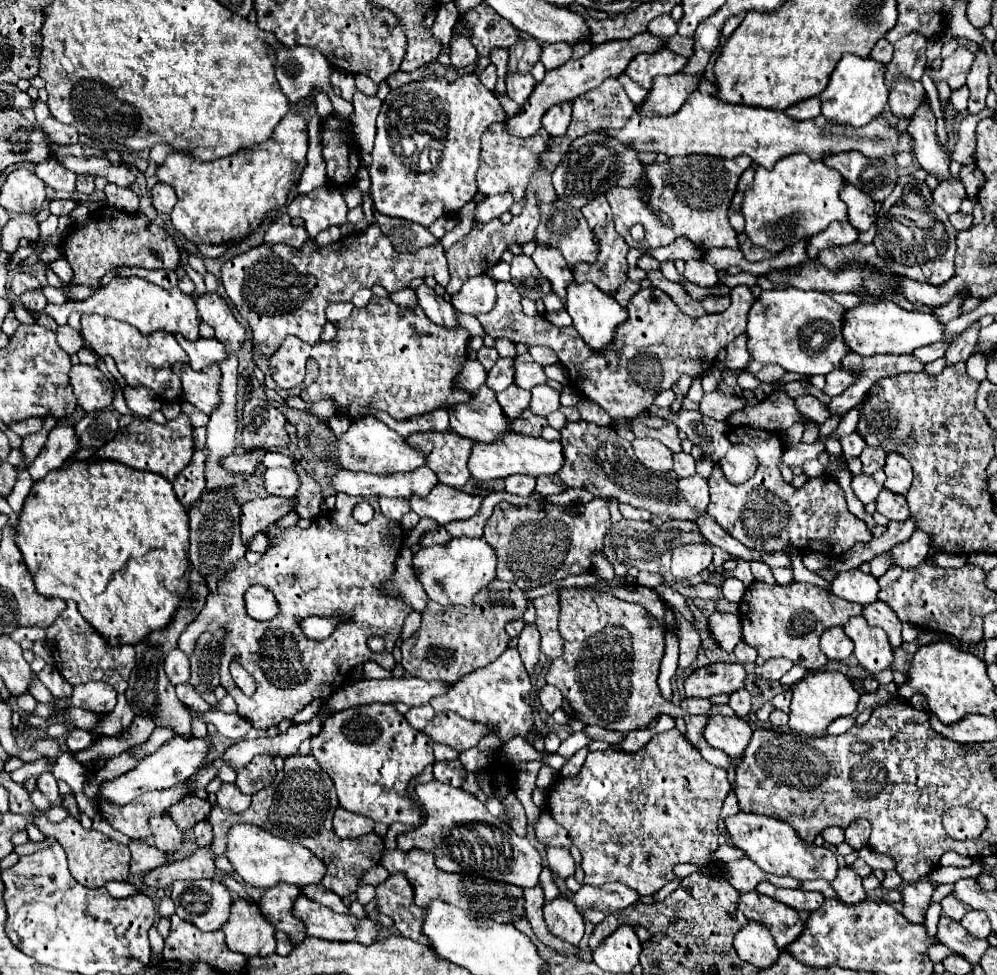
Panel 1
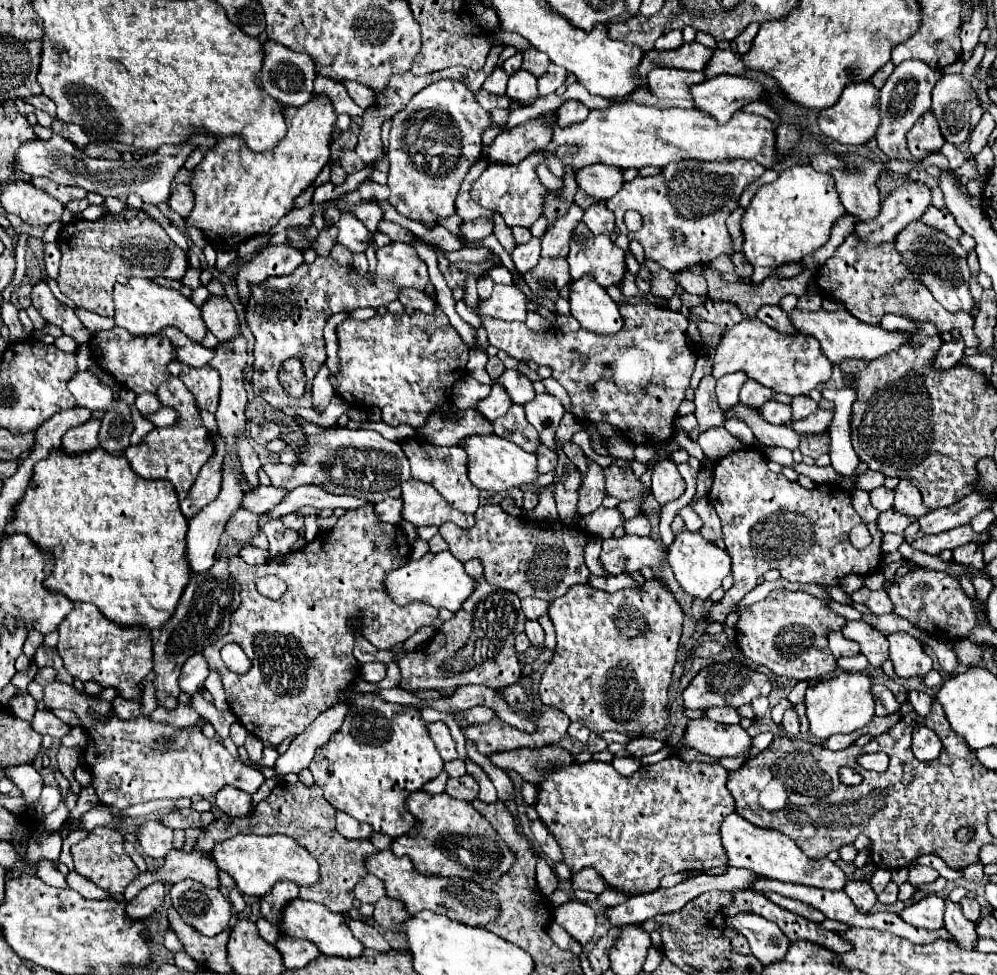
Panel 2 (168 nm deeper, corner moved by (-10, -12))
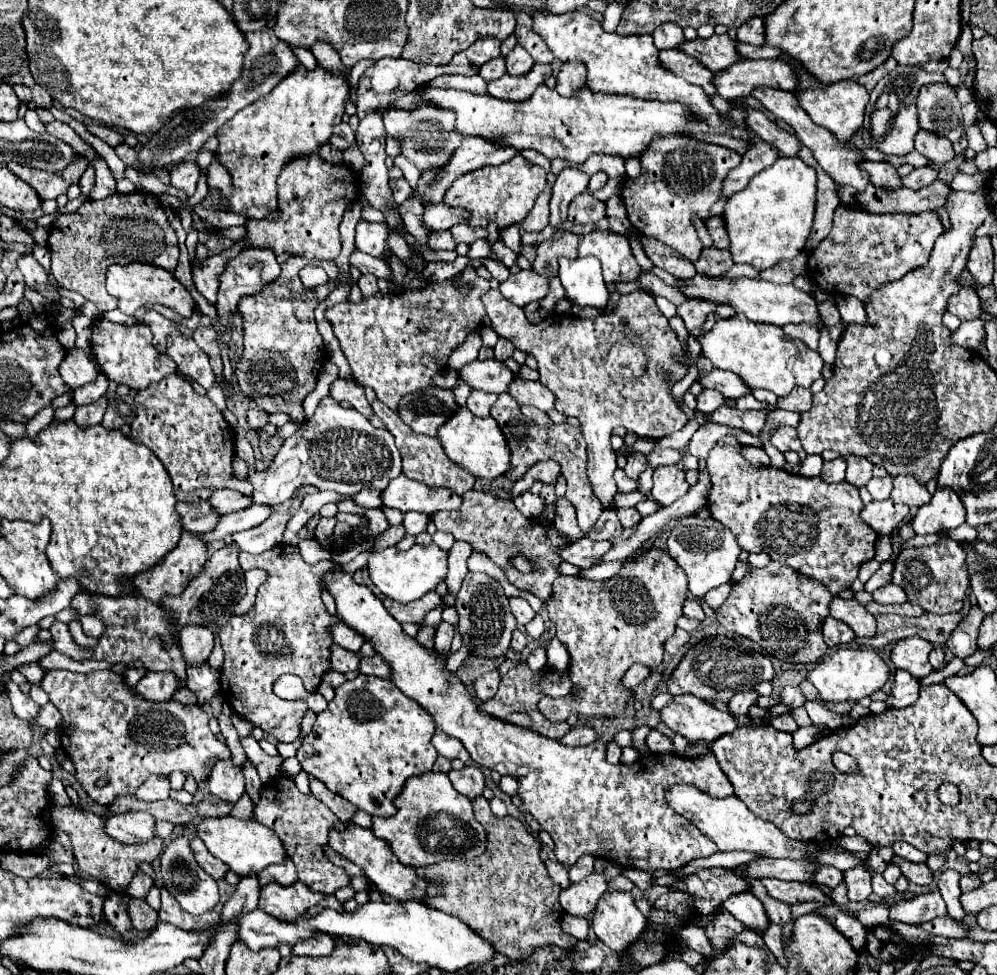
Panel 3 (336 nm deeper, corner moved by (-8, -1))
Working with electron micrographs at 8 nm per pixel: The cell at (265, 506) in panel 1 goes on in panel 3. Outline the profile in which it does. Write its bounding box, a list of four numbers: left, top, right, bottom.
[177,501,221,533]

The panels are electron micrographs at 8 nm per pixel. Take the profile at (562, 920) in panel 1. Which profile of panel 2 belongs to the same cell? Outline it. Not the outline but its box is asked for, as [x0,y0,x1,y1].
[555,900,595,944]

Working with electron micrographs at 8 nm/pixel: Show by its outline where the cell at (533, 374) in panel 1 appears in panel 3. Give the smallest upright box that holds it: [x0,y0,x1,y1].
[459,359,515,393]

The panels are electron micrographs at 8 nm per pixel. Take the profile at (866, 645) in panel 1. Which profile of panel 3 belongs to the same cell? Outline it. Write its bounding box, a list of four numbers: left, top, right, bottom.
[831,597,877,637]

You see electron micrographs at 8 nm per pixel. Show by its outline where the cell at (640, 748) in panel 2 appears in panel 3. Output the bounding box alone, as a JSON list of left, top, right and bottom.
[647,729,673,753]

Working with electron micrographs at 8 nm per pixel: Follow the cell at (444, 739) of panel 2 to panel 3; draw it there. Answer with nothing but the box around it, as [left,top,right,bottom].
[433,729,471,763]

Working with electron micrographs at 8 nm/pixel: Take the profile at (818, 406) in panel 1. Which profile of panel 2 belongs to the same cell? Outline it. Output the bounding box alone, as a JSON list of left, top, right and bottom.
[791,396,817,420]

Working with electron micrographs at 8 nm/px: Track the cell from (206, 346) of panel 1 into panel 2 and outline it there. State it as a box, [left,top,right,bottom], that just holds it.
[161,328,215,368]

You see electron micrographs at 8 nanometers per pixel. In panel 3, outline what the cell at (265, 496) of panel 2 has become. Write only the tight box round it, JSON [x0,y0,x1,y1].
[211,489,253,515]

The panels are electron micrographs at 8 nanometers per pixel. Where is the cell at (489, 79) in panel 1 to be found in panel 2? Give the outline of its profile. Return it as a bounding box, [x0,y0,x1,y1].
[483,68,509,94]

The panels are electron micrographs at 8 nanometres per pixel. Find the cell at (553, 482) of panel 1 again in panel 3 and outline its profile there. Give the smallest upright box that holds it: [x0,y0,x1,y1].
[553,497,583,541]

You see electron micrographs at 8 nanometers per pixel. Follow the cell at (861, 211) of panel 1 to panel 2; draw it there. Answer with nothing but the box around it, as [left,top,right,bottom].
[829,153,949,220]

